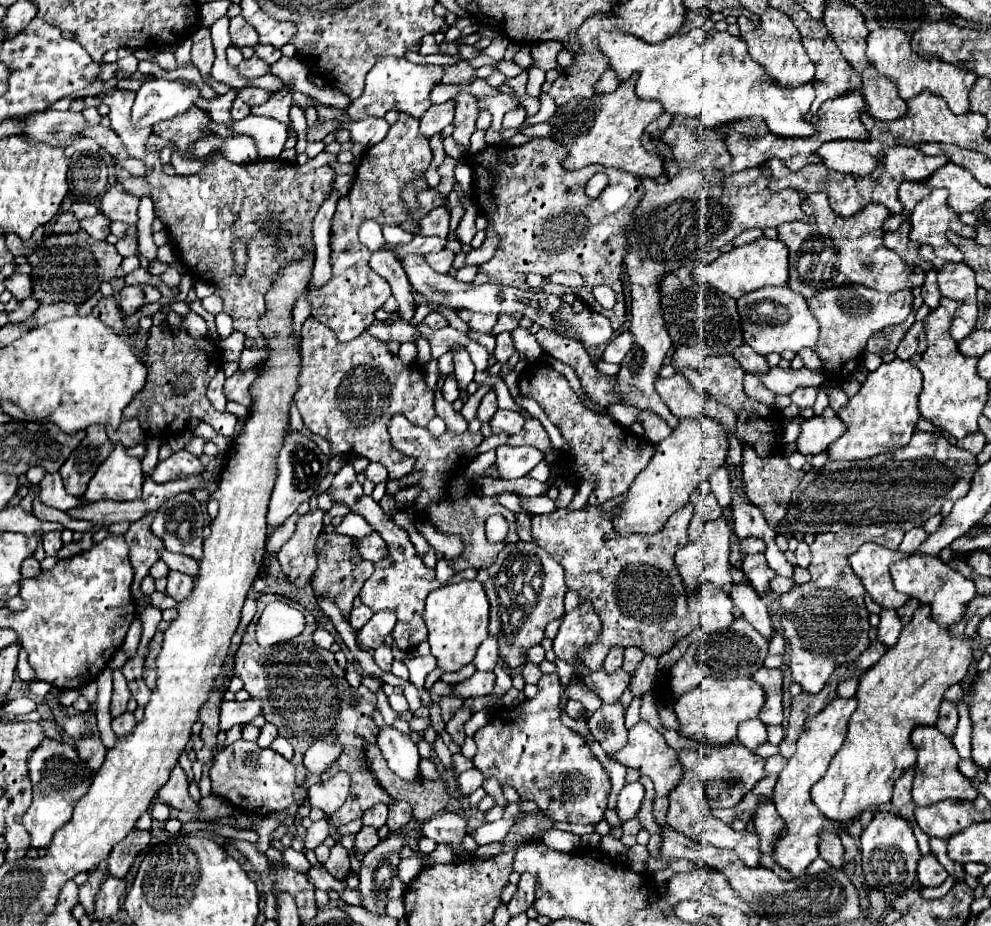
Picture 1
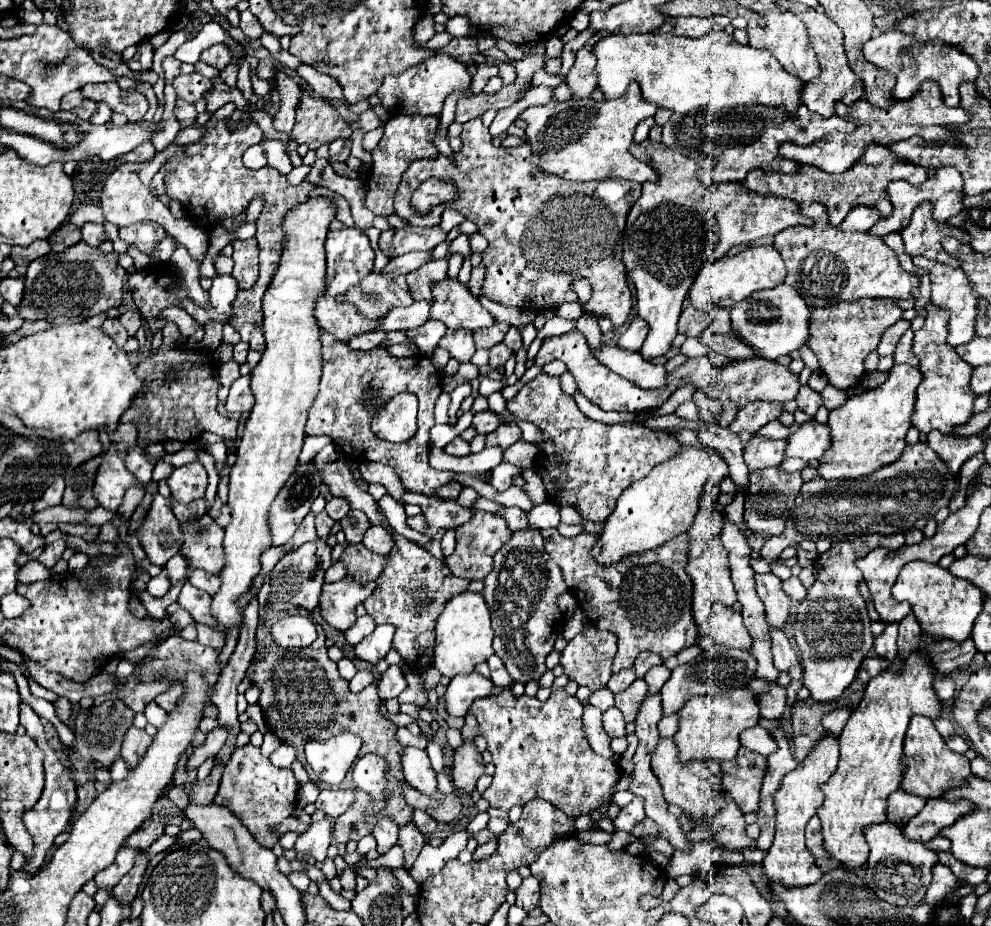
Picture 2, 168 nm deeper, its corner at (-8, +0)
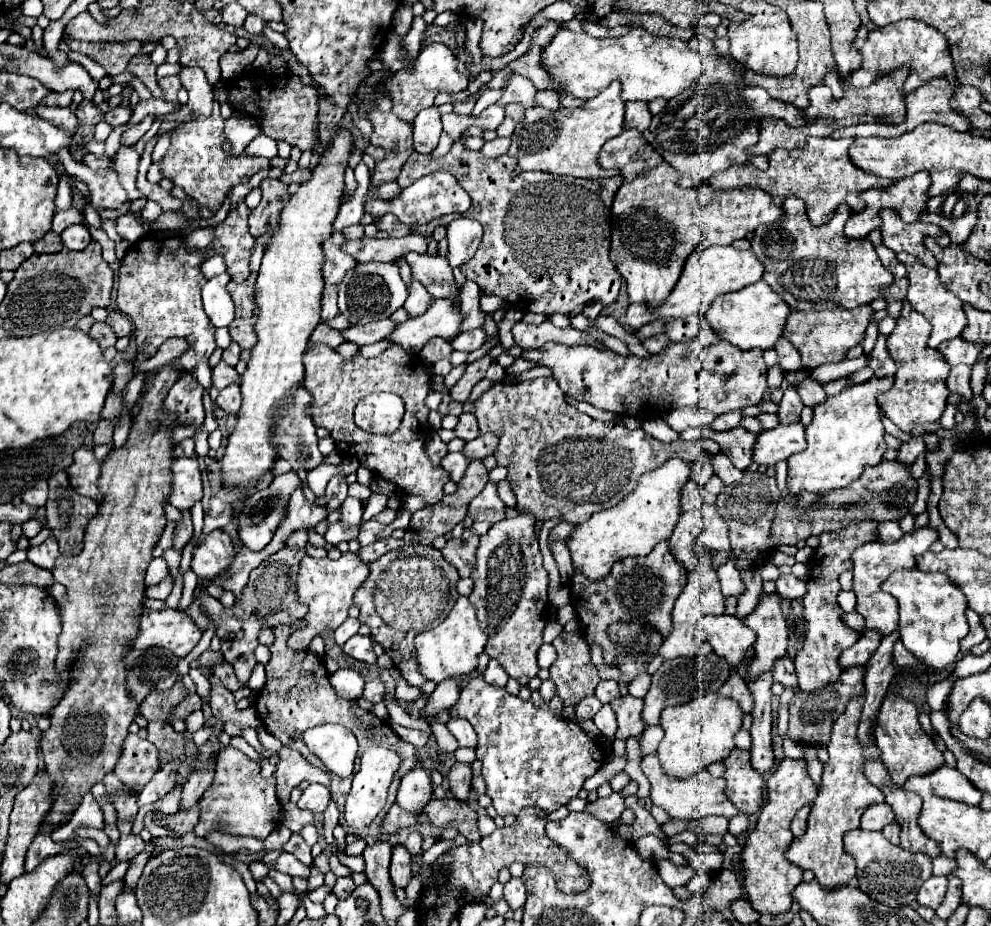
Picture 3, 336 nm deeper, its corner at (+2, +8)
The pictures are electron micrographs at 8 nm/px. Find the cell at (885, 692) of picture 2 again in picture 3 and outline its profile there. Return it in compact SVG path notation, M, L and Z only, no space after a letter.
M855 696L849 700L845 712L835 720L829 740L829 762L823 766L823 778L819 786L819 794L815 802L811 804L811 814L807 820L807 830L801 838L795 838L791 848L785 852L787 860L797 864L803 870L813 870L815 880L823 888L835 888L841 884L849 884L855 876L855 864L853 858L843 848L843 836L845 832L859 828L859 818L865 812L867 806L883 802L883 792L869 784L865 778L865 760L877 760L881 756L881 750L875 742L861 744L857 736L857 726L861 718L865 696Z

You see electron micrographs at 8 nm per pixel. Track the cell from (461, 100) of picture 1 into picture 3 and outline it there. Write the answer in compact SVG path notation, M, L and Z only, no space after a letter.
M463 134L453 148L441 156L433 158L431 154L413 152L407 162L401 168L401 174L397 178L399 188L405 188L413 184L423 174L435 172L435 170L447 170L457 180L459 186L471 196L471 208L465 214L449 214L441 216L437 220L431 220L425 226L407 226L397 220L393 214L385 214L377 220L377 228L385 230L389 236L405 236L407 230L417 230L423 236L431 236L433 228L443 224L447 226L455 218L475 218L483 226L483 240L475 256L463 264L463 274L477 282L483 294L495 294L503 298L513 310L519 312L539 312L539 314L571 314L575 306L579 304L591 304L601 302L603 306L609 306L615 302L619 288L621 288L621 274L609 260L609 244L611 244L611 204L613 196L617 194L617 188L621 188L623 178L603 178L603 180L585 180L585 178L573 178L573 176L549 176L545 172L515 172L515 160L513 156L497 156L487 158L481 154L481 150L469 150L465 146L467 134Z

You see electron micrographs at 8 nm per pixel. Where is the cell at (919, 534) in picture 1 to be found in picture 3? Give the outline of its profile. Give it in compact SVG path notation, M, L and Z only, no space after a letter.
M883 522L879 524L879 540L885 542L885 544L891 544L891 542L897 542L899 538L903 536L903 530L899 526L899 522Z

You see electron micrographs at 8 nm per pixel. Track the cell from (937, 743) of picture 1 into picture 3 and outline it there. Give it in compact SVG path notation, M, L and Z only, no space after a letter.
M889 694L885 696L881 710L879 710L877 726L875 726L875 738L877 738L877 746L883 752L881 760L887 768L893 784L897 784L899 788L903 788L903 784L909 776L931 774L945 764L941 750L937 750L933 740L923 732L917 718L919 718L919 712L913 702L905 700L903 696L889 696Z

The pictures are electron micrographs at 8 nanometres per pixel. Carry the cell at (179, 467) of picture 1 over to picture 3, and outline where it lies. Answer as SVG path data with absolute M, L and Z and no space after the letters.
M185 456L175 458L171 464L171 472L173 472L173 482L171 482L171 494L167 502L179 510L191 508L203 496L199 460L185 458Z

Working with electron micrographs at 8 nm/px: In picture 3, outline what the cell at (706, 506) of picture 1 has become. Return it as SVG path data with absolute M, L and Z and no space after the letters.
M687 510L681 514L671 538L669 546L677 562L681 562L687 570L693 570L697 566L695 556L695 544L703 532L703 516L699 510Z

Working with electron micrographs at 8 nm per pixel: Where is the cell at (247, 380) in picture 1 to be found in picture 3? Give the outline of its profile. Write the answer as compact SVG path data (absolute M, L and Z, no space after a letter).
M229 384L229 388L223 388L217 396L217 406L229 414L237 414L241 408L241 392L237 384Z

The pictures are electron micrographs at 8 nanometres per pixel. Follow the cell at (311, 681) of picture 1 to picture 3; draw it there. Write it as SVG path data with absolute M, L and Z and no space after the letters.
M297 620L291 625L279 625L272 629L275 637L275 641L269 650L271 650L271 660L265 664L265 672L267 672L267 682L265 686L259 690L257 694L257 700L255 700L255 708L257 708L257 716L261 720L261 724L265 726L267 732L271 732L275 738L279 738L283 742L283 746L287 748L295 748L299 750L307 761L321 770L327 771L323 763L313 754L307 752L303 740L301 740L301 734L311 728L311 726L317 726L317 724L325 724L325 722L339 722L343 726L347 726L349 730L355 732L357 736L357 742L359 742L359 750L365 750L369 746L385 746L393 752L397 752L397 756L401 756L401 768L399 772L393 776L393 782L391 782L391 790L389 790L389 796L383 810L378 814L377 820L373 820L373 824L369 824L367 828L363 828L357 831L357 835L367 840L367 844L374 844L377 840L382 839L389 844L403 844L411 856L413 856L413 872L419 870L419 864L421 864L421 834L415 832L415 830L406 828L402 829L395 834L382 834L382 824L385 820L385 812L393 806L397 796L397 788L399 788L399 782L403 778L403 774L407 770L411 770L415 766L415 762L419 760L419 752L415 750L413 744L401 740L393 730L391 726L377 718L373 712L367 712L363 708L359 708L357 700L347 700L347 698L341 698L331 682L329 682L329 672L325 668L325 664L319 660L317 654L313 654L309 648L305 650L293 650L287 646L287 638L305 626L305 620Z

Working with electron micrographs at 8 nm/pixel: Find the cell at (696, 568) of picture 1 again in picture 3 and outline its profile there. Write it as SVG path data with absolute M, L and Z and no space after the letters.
M705 550L699 556L699 564L693 572L689 572L687 576L687 586L683 588L683 592L679 594L675 608L673 608L673 630L671 634L665 638L659 654L669 660L669 658L679 658L679 656L697 656L701 642L705 640L705 634L697 634L695 624L699 622L701 616L705 614L721 614L723 608L723 594L719 590L719 578L717 572L713 570L713 556L709 550Z

